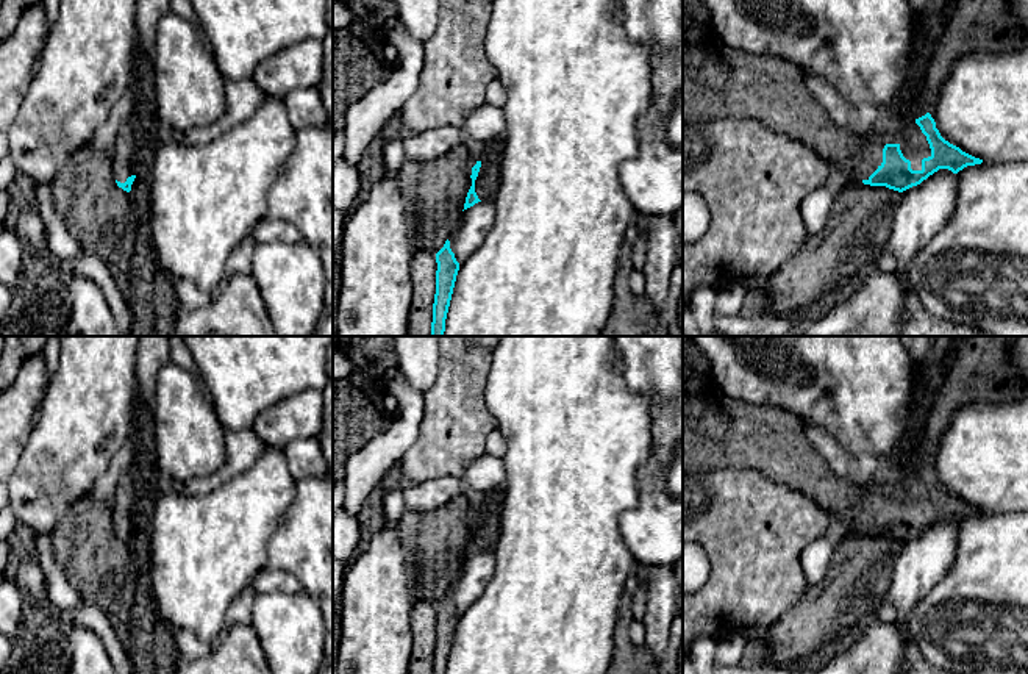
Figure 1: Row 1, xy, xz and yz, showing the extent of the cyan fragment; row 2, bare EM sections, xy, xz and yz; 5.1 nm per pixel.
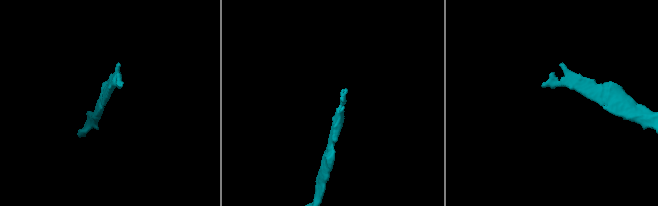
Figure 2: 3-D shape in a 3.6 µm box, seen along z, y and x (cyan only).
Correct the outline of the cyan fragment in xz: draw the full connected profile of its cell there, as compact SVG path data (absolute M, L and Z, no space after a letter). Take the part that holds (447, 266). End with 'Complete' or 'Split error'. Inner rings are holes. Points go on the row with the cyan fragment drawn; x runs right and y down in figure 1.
M447 239L444 247L436 253L436 294L433 303L433 322L431 336L444 336L445 319L459 271L459 263L450 249L450 241Z. Complete

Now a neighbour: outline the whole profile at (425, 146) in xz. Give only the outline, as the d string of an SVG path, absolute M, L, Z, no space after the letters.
M442 125L433 130L412 133L402 141L402 145L406 160L430 163L445 156L464 142L466 139L458 127Z

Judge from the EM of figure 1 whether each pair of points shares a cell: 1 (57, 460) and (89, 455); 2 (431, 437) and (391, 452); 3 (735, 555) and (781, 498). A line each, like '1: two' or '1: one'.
1: one
2: two
3: one

